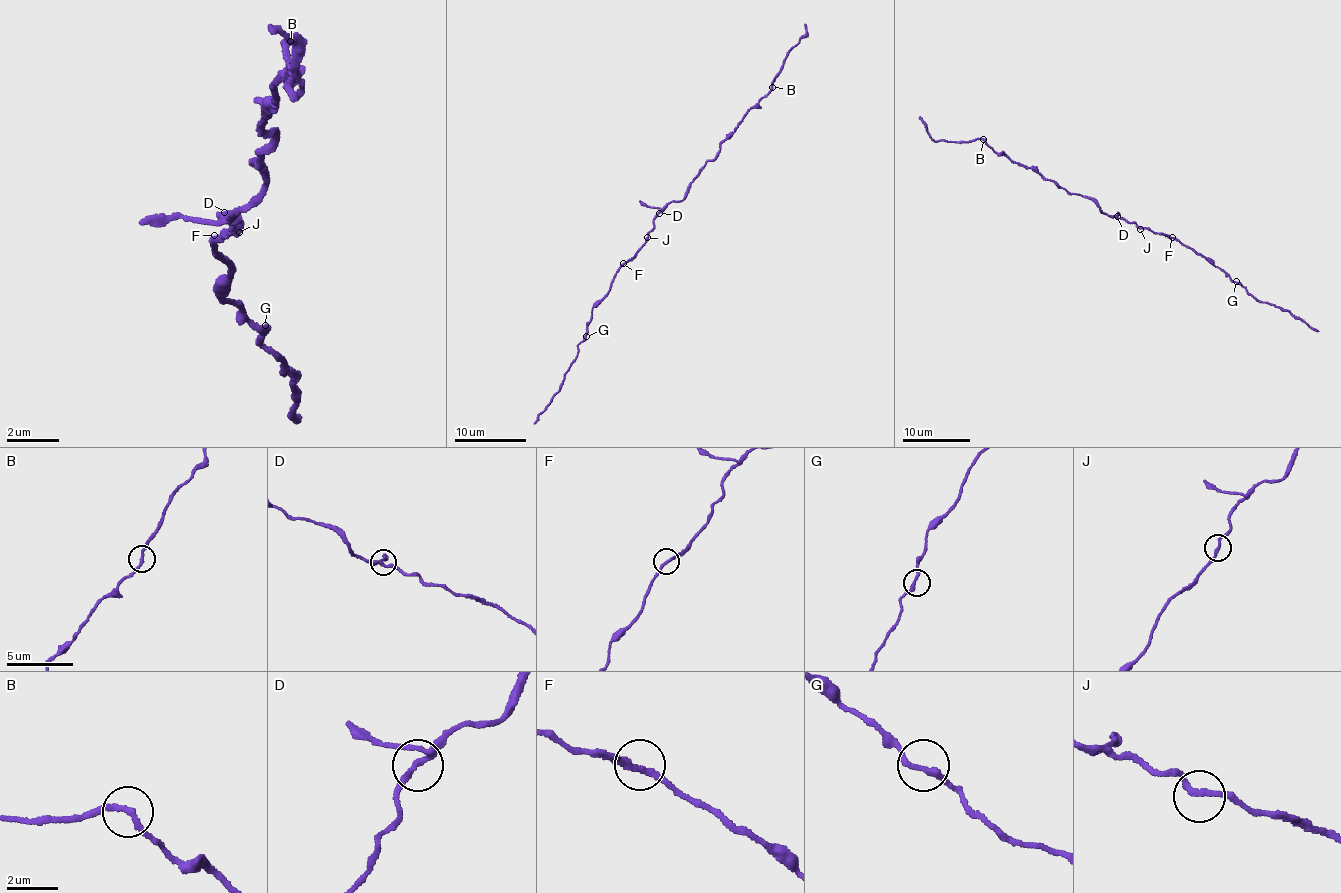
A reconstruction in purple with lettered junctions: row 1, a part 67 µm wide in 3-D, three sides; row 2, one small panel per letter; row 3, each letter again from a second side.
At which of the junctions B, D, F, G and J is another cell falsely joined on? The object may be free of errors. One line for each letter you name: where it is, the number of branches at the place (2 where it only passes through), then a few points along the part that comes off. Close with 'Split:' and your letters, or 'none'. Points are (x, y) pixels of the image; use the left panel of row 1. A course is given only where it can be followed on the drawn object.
Split: none

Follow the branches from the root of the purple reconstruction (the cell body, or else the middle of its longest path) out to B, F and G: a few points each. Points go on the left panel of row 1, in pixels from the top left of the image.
B: (227, 221), (265, 183), (252, 162), (275, 135), (260, 128), (289, 76), (291, 40)
F: (227, 221), (224, 214), (239, 215), (233, 222), (245, 222), (243, 230), (214, 235)
G: (227, 221), (245, 222), (214, 244), (238, 269), (224, 297), (241, 300), (247, 318), (265, 325)

